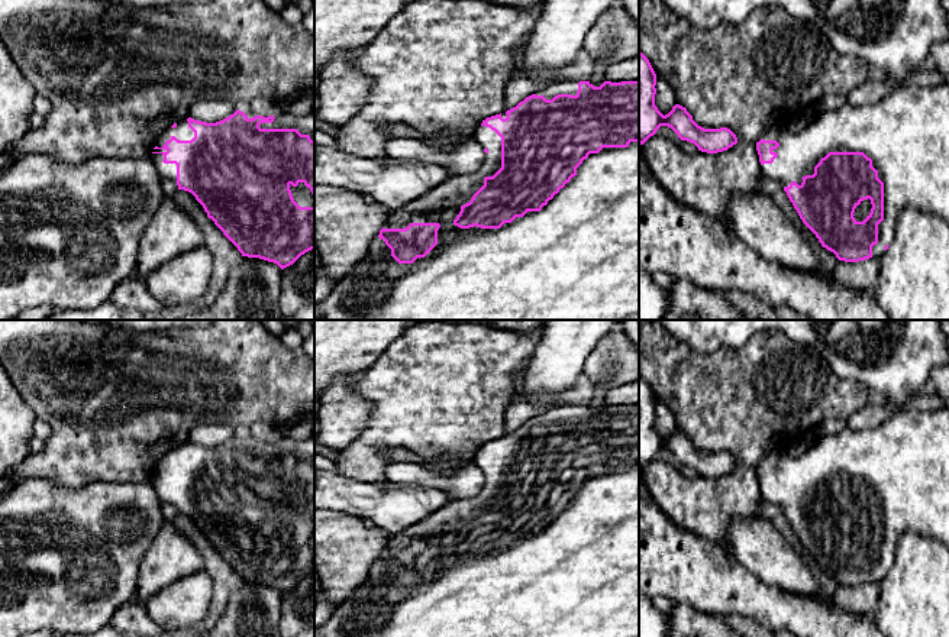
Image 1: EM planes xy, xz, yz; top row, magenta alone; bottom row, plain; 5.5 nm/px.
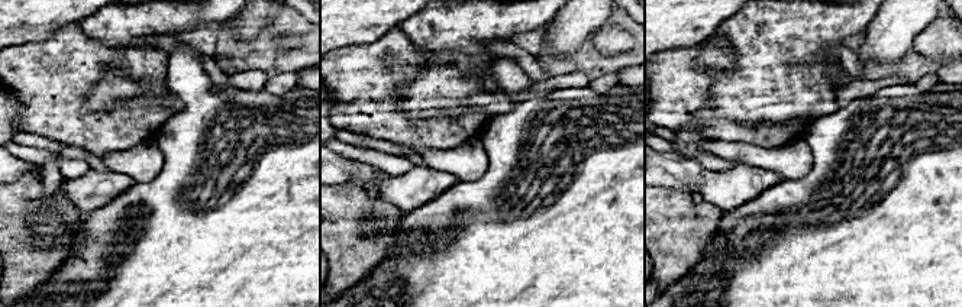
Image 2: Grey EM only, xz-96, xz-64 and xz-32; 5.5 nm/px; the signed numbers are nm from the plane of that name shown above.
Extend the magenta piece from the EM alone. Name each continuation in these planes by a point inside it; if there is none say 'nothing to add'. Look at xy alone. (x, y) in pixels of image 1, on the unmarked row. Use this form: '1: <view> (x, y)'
1: xy (181, 456)

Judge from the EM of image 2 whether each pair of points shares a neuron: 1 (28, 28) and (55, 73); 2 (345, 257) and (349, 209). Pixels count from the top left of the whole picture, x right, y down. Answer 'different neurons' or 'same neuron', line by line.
1: different neurons
2: same neuron

